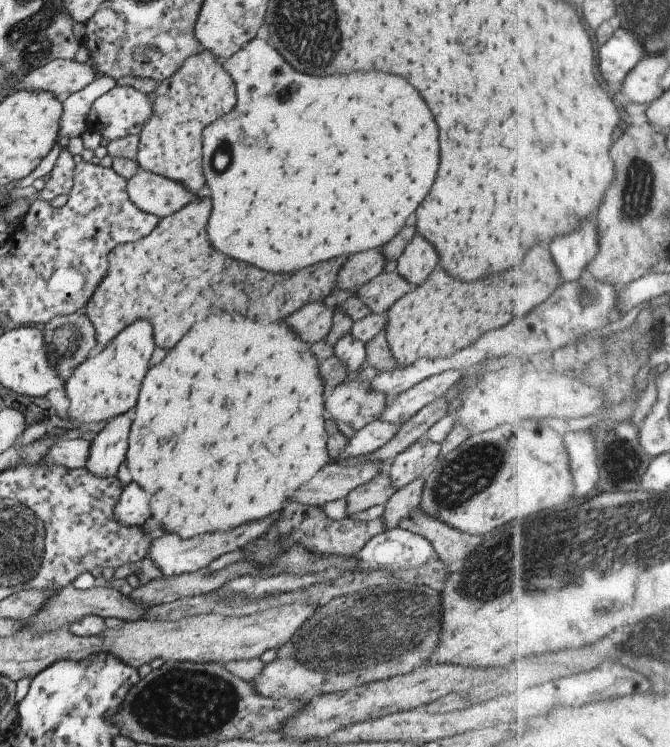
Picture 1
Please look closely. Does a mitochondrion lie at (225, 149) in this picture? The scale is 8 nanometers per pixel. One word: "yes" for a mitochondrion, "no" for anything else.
yes

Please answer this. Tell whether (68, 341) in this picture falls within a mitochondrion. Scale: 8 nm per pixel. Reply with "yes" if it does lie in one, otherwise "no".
yes

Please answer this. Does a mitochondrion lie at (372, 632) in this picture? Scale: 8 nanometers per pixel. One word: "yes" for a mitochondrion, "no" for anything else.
yes

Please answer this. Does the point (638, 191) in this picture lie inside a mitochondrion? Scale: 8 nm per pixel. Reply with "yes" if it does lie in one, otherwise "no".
yes

